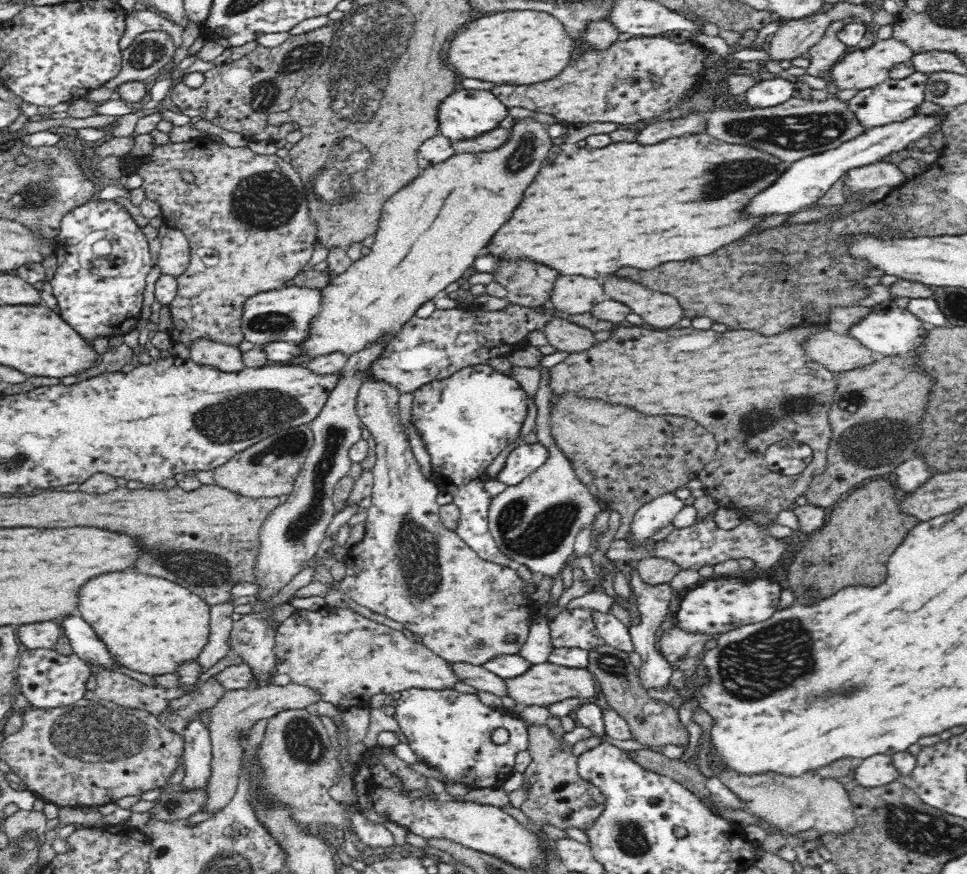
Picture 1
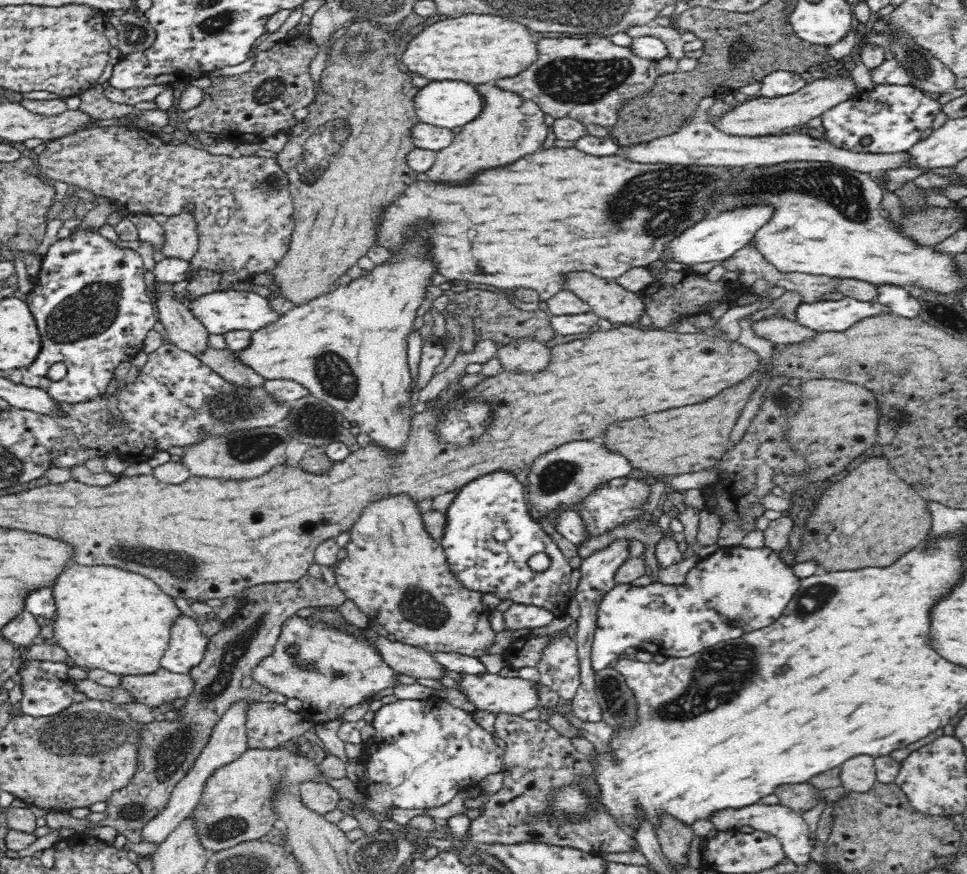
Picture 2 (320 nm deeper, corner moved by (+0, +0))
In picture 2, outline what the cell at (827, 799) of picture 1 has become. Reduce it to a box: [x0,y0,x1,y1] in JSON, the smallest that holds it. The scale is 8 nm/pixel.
[774,782,822,815]

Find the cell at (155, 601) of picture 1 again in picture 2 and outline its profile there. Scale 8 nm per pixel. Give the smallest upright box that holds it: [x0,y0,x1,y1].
[54,564,183,676]

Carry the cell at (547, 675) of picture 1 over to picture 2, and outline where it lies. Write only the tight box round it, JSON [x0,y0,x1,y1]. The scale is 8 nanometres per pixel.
[458,674,540,714]

